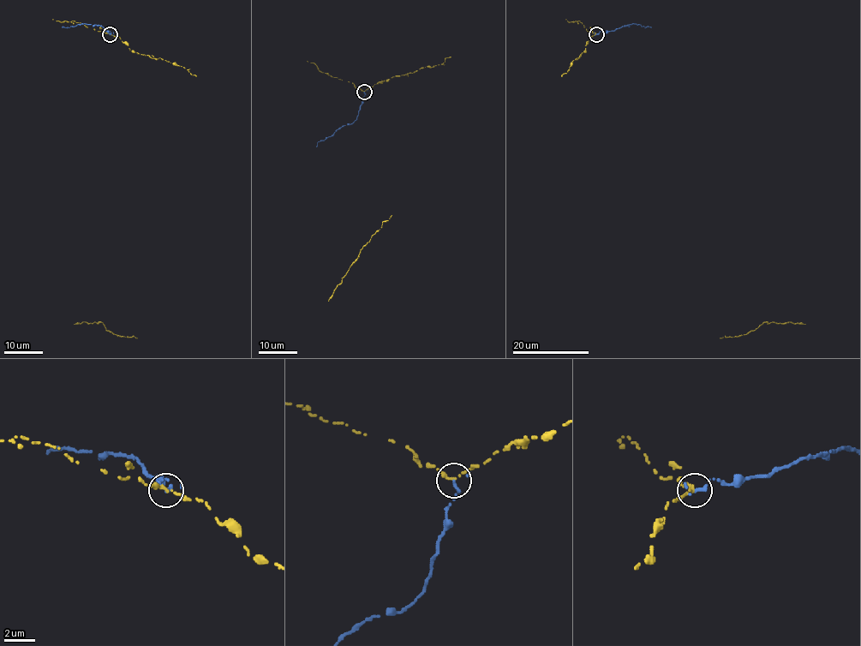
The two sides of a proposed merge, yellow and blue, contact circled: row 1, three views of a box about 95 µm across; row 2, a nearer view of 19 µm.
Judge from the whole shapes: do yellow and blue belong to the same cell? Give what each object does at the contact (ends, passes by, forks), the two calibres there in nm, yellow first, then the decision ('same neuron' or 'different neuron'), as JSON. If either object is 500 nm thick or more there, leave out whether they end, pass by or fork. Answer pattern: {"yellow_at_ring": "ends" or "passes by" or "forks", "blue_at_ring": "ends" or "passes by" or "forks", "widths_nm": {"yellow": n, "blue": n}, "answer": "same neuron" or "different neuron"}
{"yellow_at_ring": "passes by", "blue_at_ring": "ends", "widths_nm": {"yellow": 200, "blue": 260}, "answer": "different neuron"}

